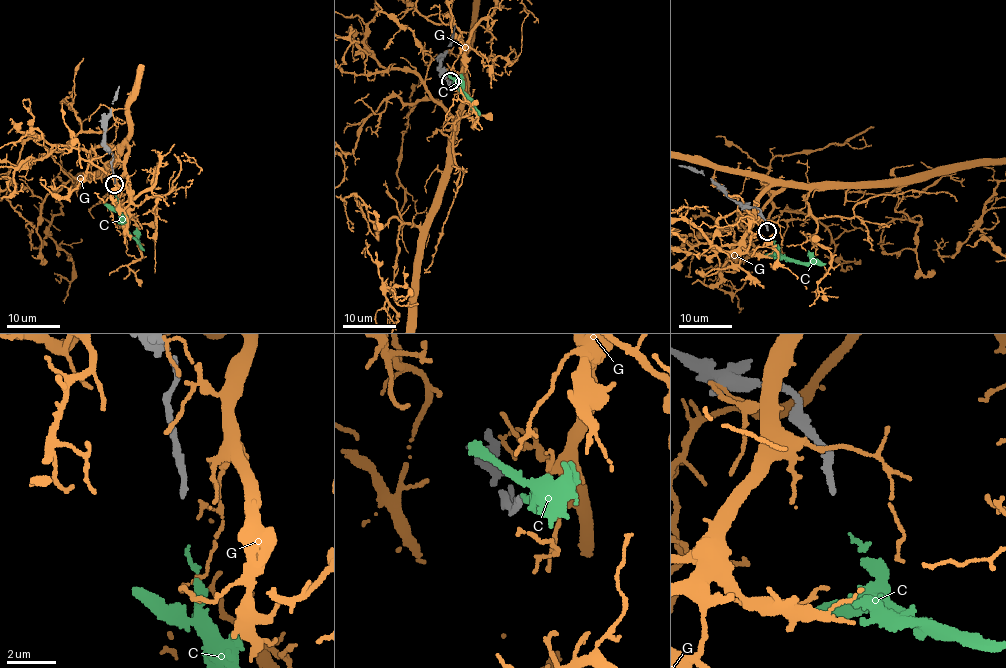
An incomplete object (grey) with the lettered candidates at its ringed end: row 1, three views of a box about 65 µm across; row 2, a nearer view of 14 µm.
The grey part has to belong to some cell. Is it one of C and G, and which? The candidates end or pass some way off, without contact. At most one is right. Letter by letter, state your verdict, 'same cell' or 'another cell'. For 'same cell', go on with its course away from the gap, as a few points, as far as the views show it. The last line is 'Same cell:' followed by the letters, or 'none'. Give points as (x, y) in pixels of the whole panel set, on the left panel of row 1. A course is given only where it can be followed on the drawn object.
C: same cell | via (115, 193), (120, 220), (142, 250)
G: another cell
Same cell: C

